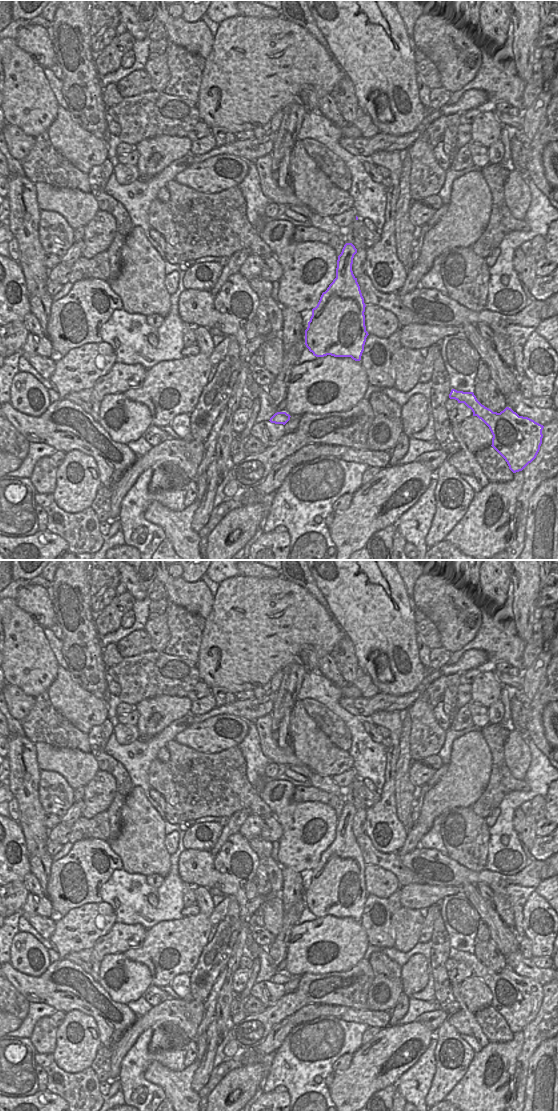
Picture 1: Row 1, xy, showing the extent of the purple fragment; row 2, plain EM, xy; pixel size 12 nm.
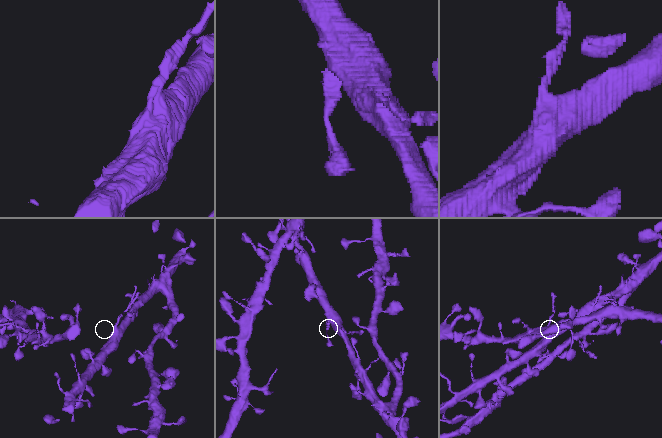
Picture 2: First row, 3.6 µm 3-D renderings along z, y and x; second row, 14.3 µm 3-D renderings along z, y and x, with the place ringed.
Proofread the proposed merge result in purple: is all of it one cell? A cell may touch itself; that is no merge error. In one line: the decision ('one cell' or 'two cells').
two cells

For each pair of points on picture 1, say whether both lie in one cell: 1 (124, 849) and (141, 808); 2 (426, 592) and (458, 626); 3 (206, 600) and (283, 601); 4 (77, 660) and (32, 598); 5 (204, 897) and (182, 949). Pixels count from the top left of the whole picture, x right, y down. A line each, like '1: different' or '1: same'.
1: same
2: same
3: different
4: different
5: same

